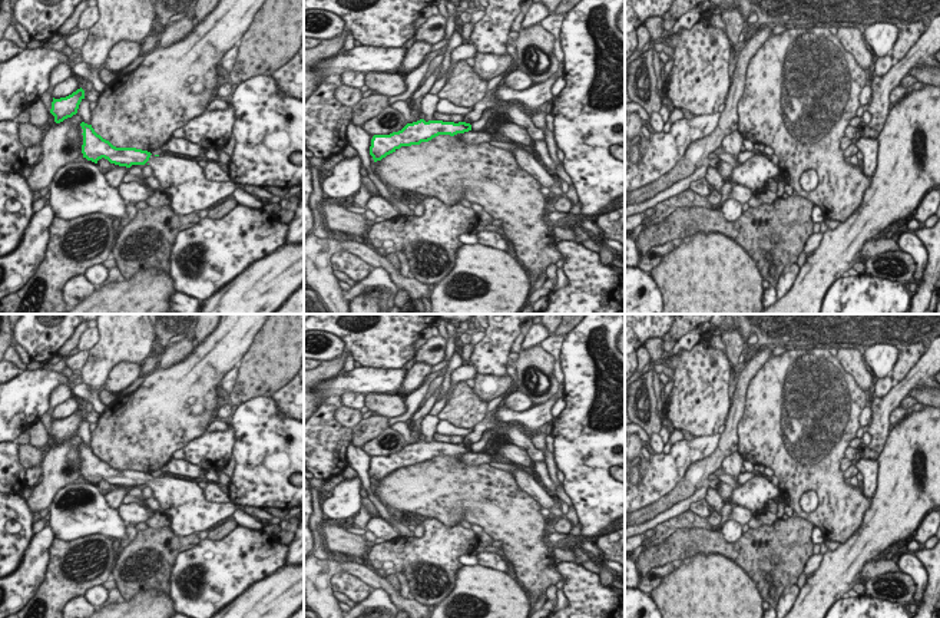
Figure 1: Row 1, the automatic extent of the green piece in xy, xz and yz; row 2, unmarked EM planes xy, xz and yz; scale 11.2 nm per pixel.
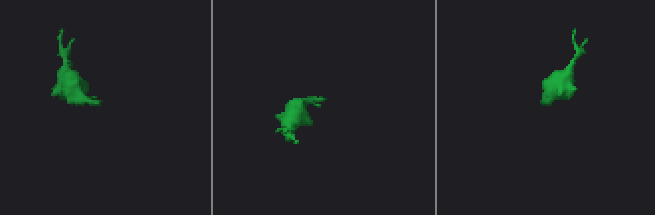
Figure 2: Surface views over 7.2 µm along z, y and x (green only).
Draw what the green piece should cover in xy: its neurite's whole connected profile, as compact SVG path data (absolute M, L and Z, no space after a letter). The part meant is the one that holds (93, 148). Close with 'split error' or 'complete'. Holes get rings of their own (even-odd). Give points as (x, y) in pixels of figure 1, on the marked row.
M80 123L83 129L83 158L97 163L105 158L110 163L130 168L132 165L150 165L153 175L160 181L160 189L171 195L171 206L182 215L211 208L216 202L232 196L234 181L209 181L198 158L175 153L152 155L136 148L116 148L95 132L92 125Z; split error

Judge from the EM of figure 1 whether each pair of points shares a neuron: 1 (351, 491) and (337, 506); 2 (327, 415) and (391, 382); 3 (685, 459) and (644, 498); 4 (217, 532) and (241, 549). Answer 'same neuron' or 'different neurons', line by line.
1: same neuron
2: same neuron
3: same neuron
4: different neurons

